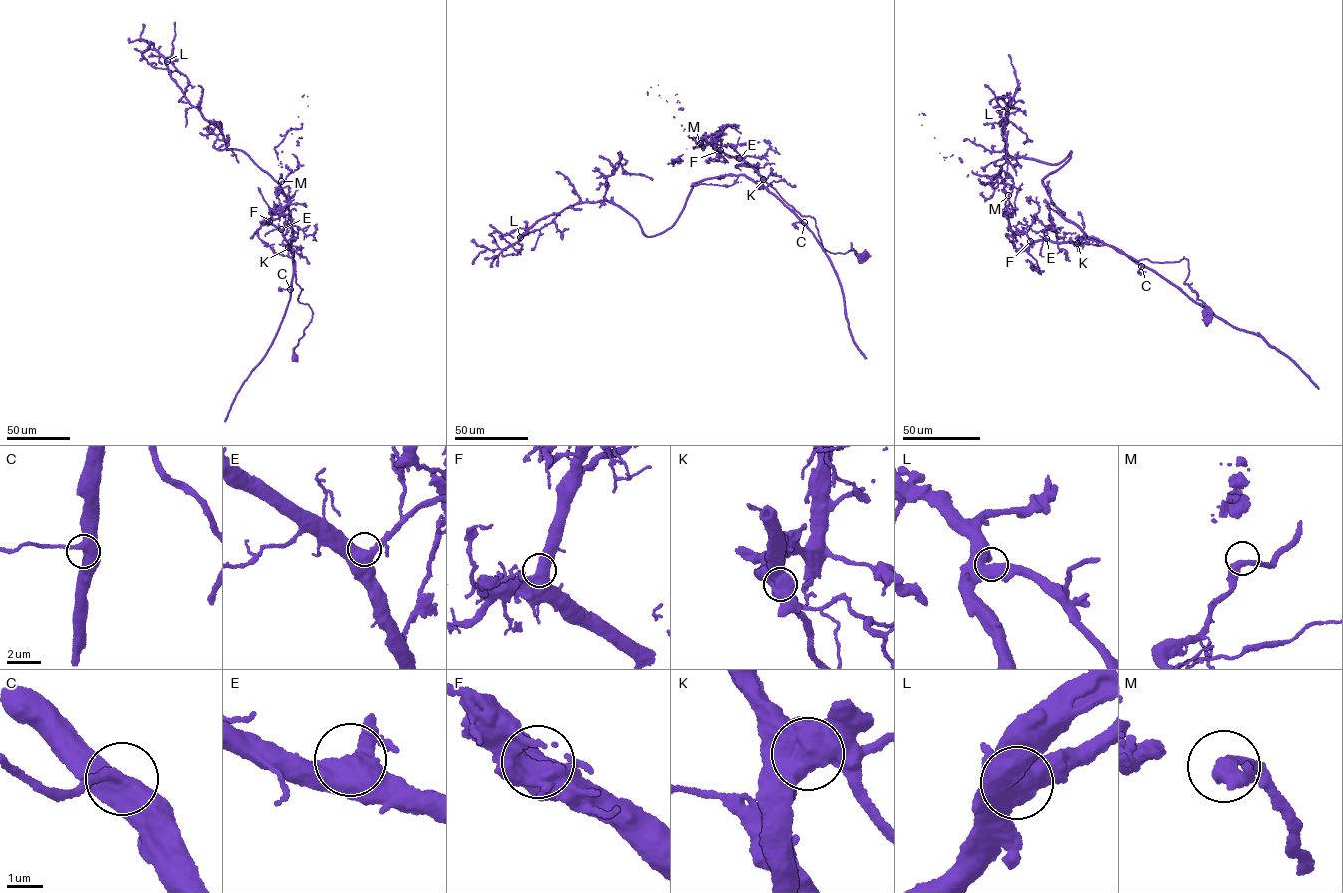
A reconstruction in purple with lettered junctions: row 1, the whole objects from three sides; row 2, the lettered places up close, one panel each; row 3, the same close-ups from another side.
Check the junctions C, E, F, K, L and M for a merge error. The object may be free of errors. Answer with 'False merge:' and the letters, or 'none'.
False merge: K

